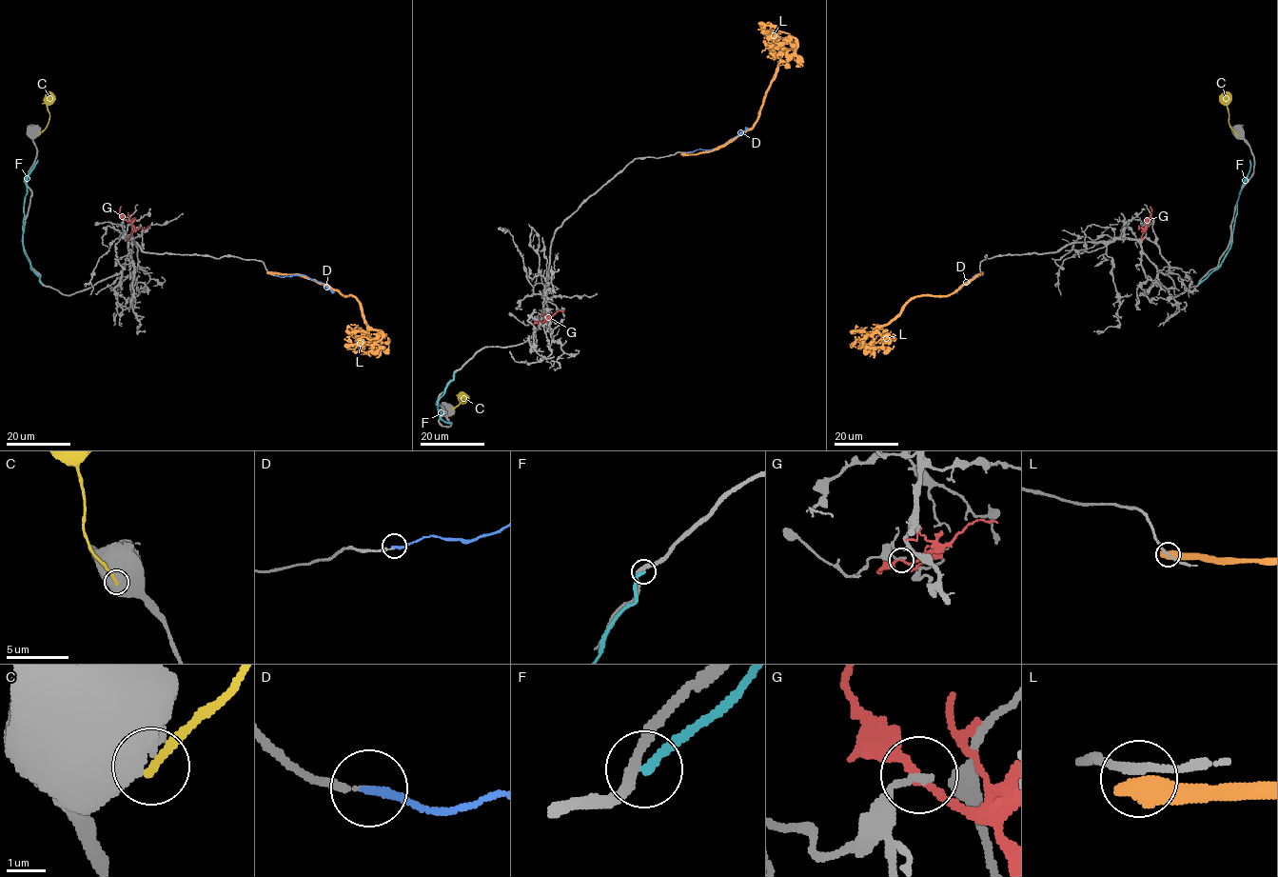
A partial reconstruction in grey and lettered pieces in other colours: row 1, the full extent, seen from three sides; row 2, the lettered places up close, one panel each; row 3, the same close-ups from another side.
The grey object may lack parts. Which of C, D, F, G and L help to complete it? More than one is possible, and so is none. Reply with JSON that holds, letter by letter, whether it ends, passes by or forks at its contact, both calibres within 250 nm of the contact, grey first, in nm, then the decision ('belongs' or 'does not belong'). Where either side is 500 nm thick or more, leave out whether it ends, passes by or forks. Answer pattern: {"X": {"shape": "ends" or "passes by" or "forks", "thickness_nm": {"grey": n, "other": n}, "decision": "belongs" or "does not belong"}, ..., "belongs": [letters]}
{"C": {"thickness_nm": {"grey": 900, "other": 260}, "decision": "does not belong"}, "D": {"shape": "ends", "thickness_nm": {"grey": 170, "other": 220}, "decision": "belongs"}, "F": {"shape": "ends", "thickness_nm": {"grey": 320, "other": 220}, "decision": "does not belong"}, "G": {"shape": "passes by", "thickness_nm": {"grey": 200, "other": 200}, "decision": "does not belong"}, "L": {"thickness_nm": {"grey": 220, "other": 650}, "decision": "does not belong"}, "belongs": ["D"]}

